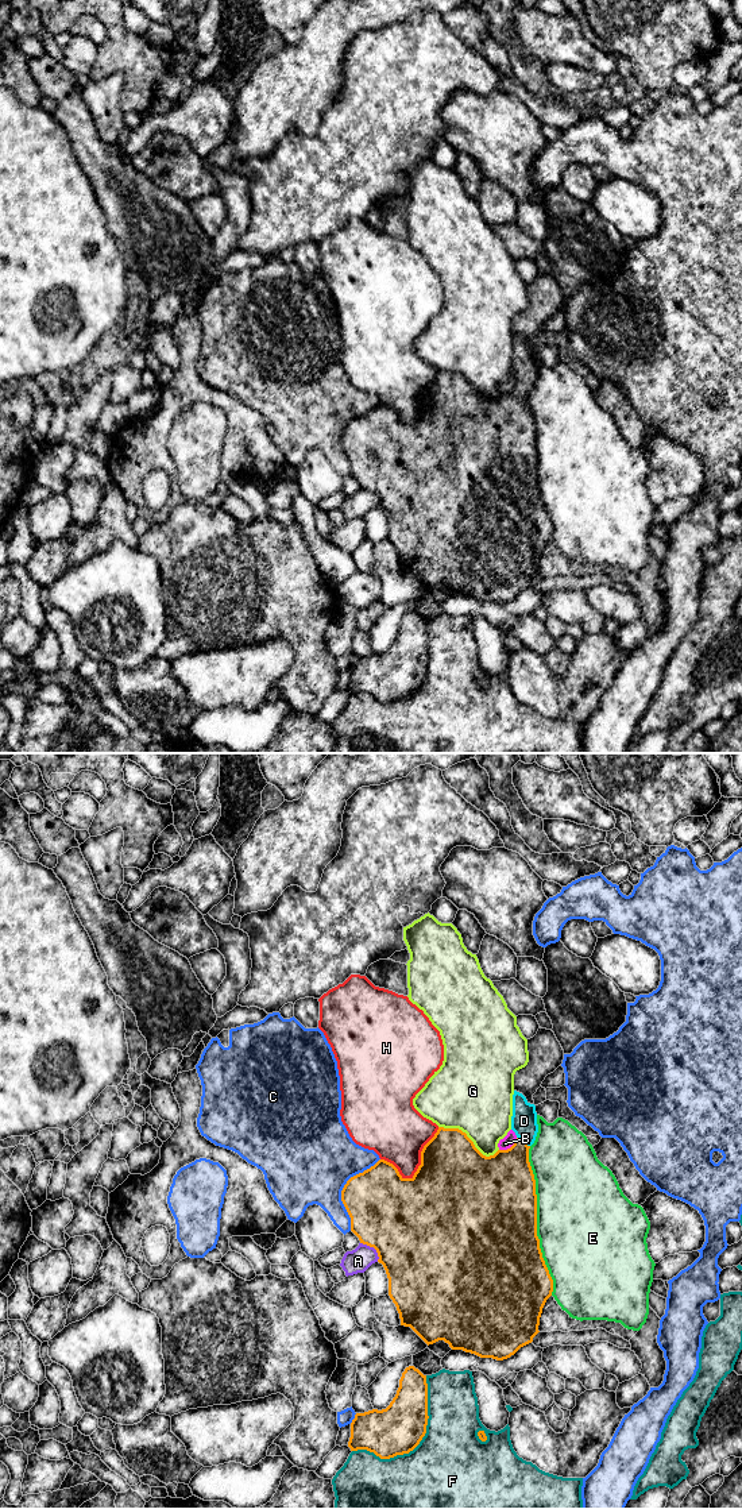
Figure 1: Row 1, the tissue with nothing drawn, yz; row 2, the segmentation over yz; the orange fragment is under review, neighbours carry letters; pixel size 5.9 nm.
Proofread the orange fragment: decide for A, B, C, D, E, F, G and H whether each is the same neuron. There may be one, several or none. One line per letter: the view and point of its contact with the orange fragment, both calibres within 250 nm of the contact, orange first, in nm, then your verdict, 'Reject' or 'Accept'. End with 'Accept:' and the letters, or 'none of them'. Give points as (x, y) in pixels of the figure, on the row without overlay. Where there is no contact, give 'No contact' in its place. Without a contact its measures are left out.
A: Touches orange at yz (374, 491). Thickness 500 nm (orange) against 140 nm. Reject
B: Touches orange at yz (510, 392). Thickness 420 nm (orange) against 70 nm. Reject
C: Touches orange at yz (343, 433). Thickness 400 nm (orange) against 480 nm. Reject
D: Touches orange at yz (524, 385). Thickness 320 nm (orange) against 160 nm. Accept
E: Touches orange at yz (536, 464). Thickness 500 nm (orange) against 500 nm. Reject
F: Touches orange at yz (418, 687). Thickness 300 nm (orange) against 500 nm. Reject
G: Touches orange at yz (468, 382). Thickness 440 nm (orange) against 420 nm. Reject
H: Touches orange at yz (418, 412). Thickness 500 nm (orange) against 360 nm. Reject
Accept: D

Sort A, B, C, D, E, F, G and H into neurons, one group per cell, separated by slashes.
A / B / C / D / E / F / G / H

